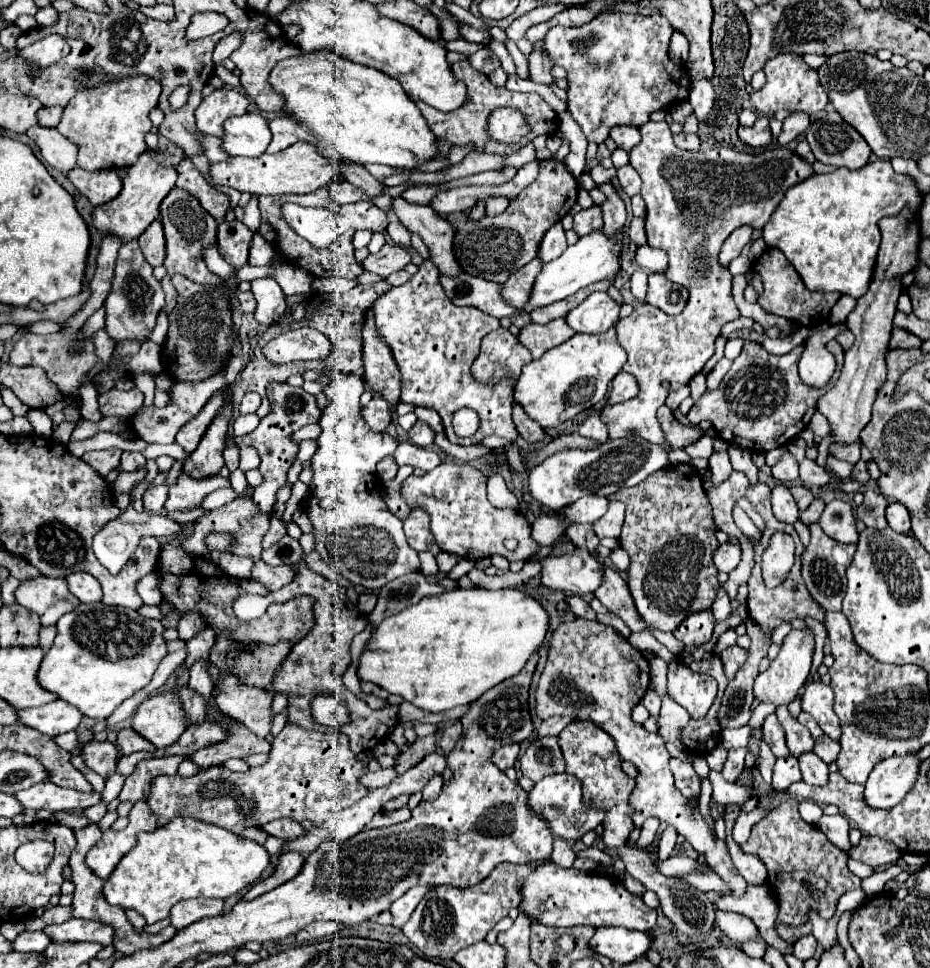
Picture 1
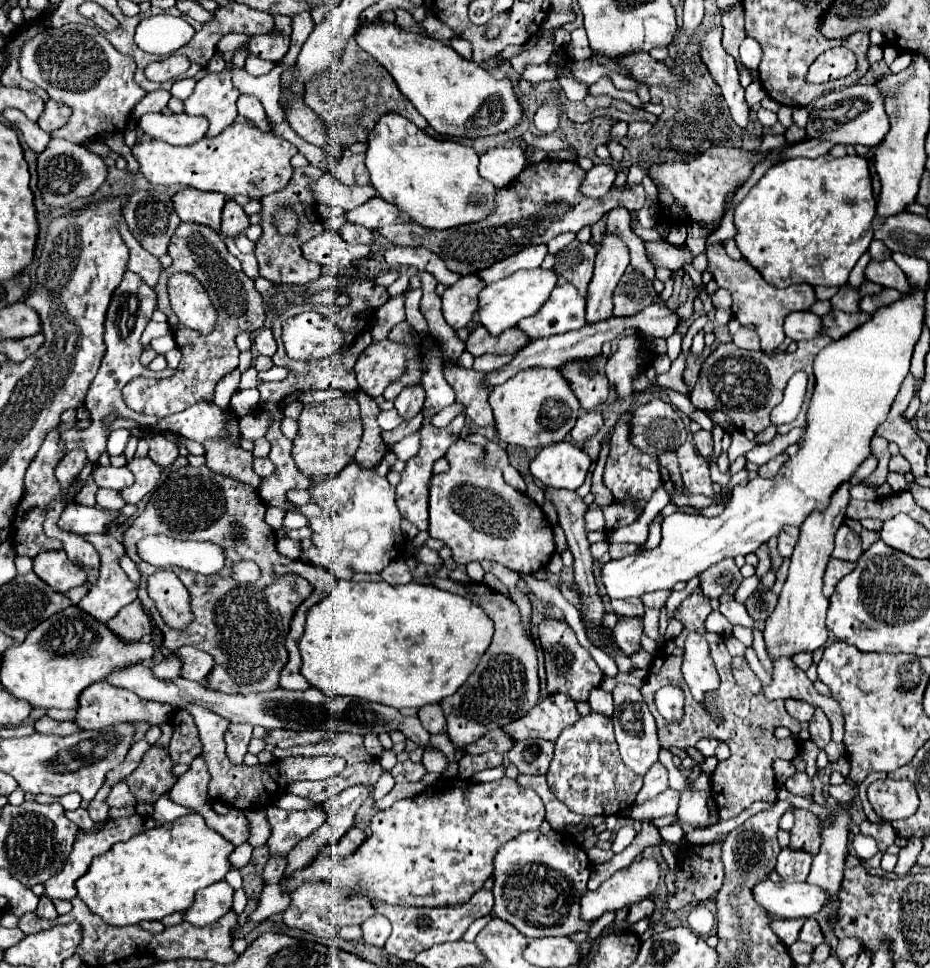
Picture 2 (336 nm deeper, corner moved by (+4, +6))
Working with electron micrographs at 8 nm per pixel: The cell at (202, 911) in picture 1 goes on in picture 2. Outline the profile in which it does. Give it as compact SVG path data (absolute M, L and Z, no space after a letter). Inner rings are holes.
M216 882L208 888L196 892L194 904L184 912L184 920L194 926L208 926L230 912L232 906L232 886L228 882Z

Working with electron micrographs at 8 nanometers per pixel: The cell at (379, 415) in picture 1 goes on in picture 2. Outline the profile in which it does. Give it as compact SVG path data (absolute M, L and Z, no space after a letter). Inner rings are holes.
M342 396L338 400L312 402L304 406L298 418L298 436L292 440L294 444L292 456L296 460L296 466L310 478L334 476L354 458L360 440L362 440L362 420L358 402L354 398Z

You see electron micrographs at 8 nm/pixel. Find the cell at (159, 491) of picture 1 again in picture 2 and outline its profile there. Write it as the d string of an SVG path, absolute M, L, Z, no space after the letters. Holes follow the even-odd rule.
M96 466L94 468L94 480L102 488L112 488L112 490L120 492L120 488L128 488L130 484L134 484L134 474L126 466L122 466L122 468Z

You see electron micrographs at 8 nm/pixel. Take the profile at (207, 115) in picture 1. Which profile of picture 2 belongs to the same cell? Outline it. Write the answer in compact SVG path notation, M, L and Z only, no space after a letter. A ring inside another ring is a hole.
M228 70L208 74L198 80L192 96L184 102L184 112L206 116L210 122L206 136L216 136L236 120L238 96L240 92L232 86Z

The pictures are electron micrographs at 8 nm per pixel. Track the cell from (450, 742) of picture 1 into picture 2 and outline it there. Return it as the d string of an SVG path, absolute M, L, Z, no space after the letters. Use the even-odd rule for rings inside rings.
M428 704L426 708L422 708L418 712L418 718L430 734L442 734L446 730L446 716L444 716L440 704Z

